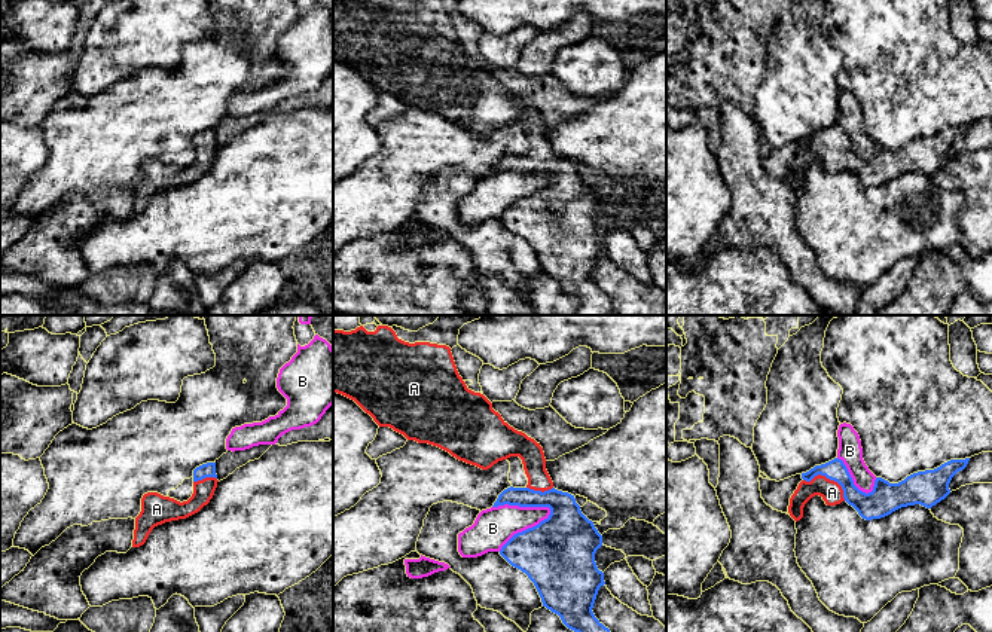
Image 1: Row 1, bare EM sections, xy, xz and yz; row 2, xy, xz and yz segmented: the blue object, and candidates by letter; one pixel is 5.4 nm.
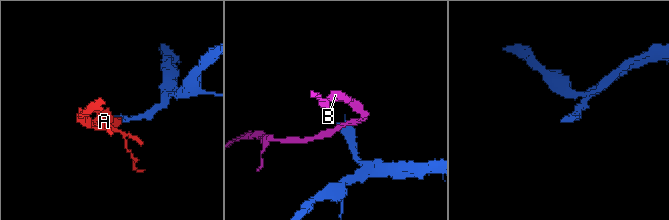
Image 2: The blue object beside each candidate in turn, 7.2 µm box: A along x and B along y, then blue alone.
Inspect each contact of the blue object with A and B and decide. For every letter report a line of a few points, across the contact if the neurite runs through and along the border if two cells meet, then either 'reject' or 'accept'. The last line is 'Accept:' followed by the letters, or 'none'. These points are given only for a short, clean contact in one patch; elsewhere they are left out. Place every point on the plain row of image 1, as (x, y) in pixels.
A: accept
B: reject
Accept: A

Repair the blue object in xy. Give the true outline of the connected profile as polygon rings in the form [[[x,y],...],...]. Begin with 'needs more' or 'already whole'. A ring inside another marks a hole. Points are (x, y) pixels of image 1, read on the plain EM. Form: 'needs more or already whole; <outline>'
needs more; [[[207,129],[193,137],[193,161],[187,168],[180,170],[158,159],[144,161],[135,184],[132,214],[143,213],[155,193],[198,180],[213,165],[217,149],[216,129]]]

